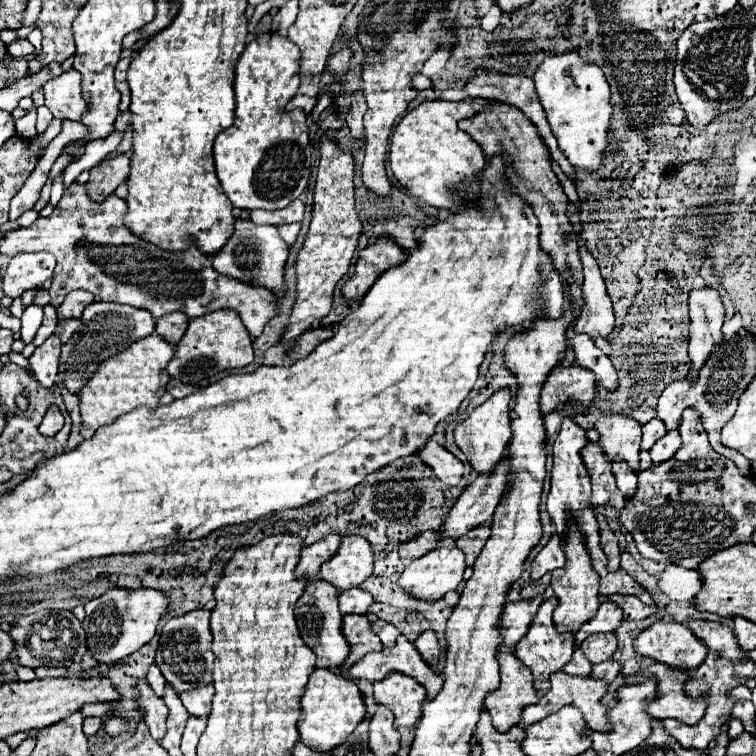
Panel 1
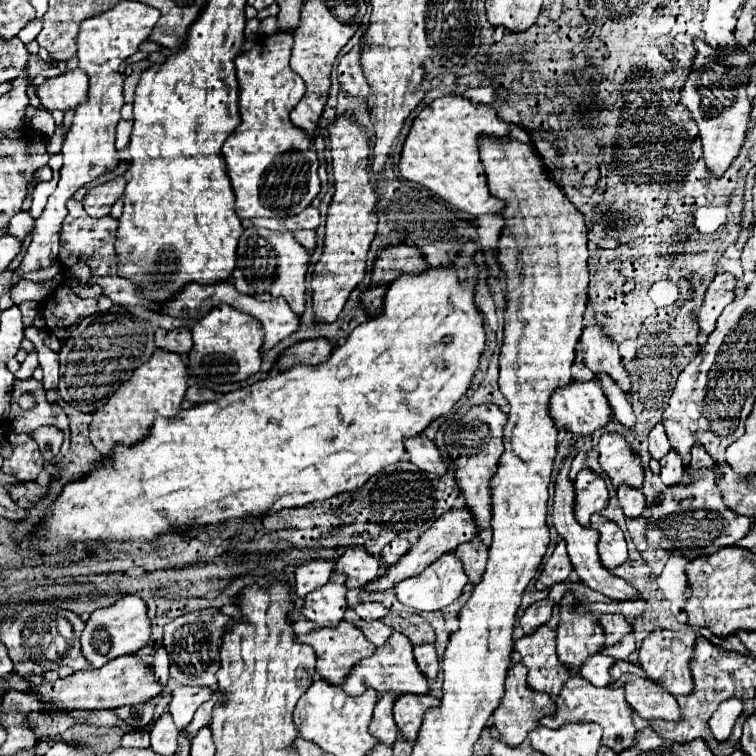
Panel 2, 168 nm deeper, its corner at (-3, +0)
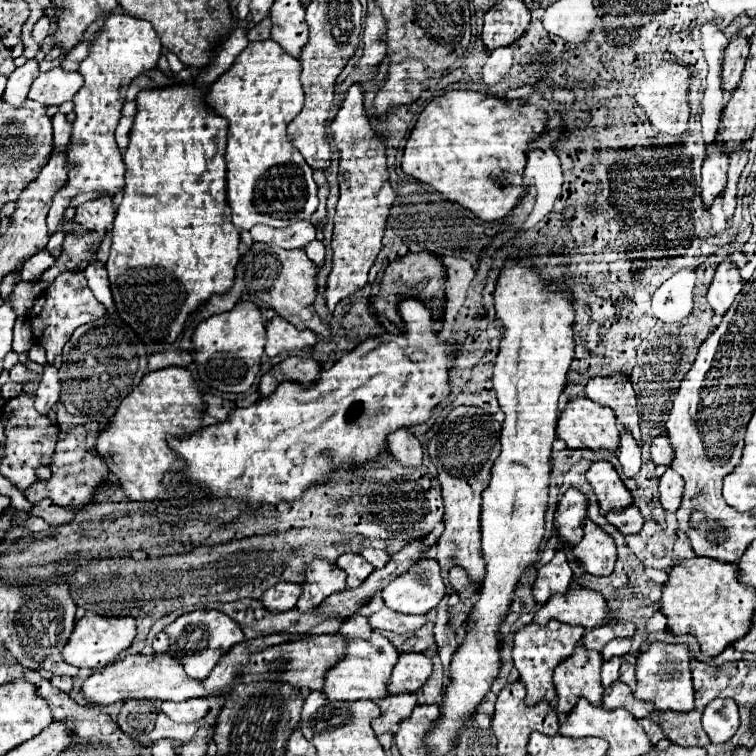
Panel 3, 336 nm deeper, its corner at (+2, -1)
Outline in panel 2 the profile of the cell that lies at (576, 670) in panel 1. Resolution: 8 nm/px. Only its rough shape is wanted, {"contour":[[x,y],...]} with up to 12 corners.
{"contour":[[598,653],[580,669],[592,685],[606,687],[614,681],[614,659]]}

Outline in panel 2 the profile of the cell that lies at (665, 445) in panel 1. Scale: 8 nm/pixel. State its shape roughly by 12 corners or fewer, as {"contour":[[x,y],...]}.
{"contour":[[674,451],[660,459],[664,485],[686,483],[682,461]]}

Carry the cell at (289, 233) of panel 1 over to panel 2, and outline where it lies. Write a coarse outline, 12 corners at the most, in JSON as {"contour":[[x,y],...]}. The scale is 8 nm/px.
{"contour":[[296,231],[294,237],[304,249],[314,251],[316,233]]}

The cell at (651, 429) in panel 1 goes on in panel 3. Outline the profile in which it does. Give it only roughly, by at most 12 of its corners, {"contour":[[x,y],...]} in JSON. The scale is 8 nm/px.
{"contour":[[655,436],[651,450],[653,464],[671,464],[673,448],[667,436]]}

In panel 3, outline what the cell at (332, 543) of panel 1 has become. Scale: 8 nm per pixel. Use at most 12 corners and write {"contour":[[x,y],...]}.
{"contour":[[279,582],[261,602],[267,610],[295,608],[303,584]]}

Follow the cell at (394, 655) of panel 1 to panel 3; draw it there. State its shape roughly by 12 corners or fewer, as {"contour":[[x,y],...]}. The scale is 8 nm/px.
{"contour":[[379,632],[349,640],[325,676],[329,700],[381,700],[397,648]]}

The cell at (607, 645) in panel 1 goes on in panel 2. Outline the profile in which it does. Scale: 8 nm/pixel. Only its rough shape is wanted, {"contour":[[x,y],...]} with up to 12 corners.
{"contour":[[626,635],[622,641],[602,649],[614,659],[628,659],[636,647],[634,637]]}

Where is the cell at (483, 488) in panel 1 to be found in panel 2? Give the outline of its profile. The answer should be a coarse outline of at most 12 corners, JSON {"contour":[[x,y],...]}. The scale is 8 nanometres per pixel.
{"contour":[[466,507],[448,511],[364,591],[416,577],[478,535]]}

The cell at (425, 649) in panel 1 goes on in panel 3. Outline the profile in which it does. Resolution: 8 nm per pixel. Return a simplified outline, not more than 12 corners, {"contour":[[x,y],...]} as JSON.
{"contour":[[405,652],[389,692],[417,692],[433,672],[431,658]]}

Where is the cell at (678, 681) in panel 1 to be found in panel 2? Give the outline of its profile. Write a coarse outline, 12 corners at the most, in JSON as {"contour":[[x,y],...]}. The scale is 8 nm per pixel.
{"contour":[[622,675],[630,707],[642,719],[678,719],[676,699],[656,683]]}

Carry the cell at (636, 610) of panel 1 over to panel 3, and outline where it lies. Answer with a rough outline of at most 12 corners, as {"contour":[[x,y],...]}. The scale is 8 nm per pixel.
{"contour":[[569,588],[551,596],[533,622],[549,618],[597,628],[613,614],[603,594]]}

